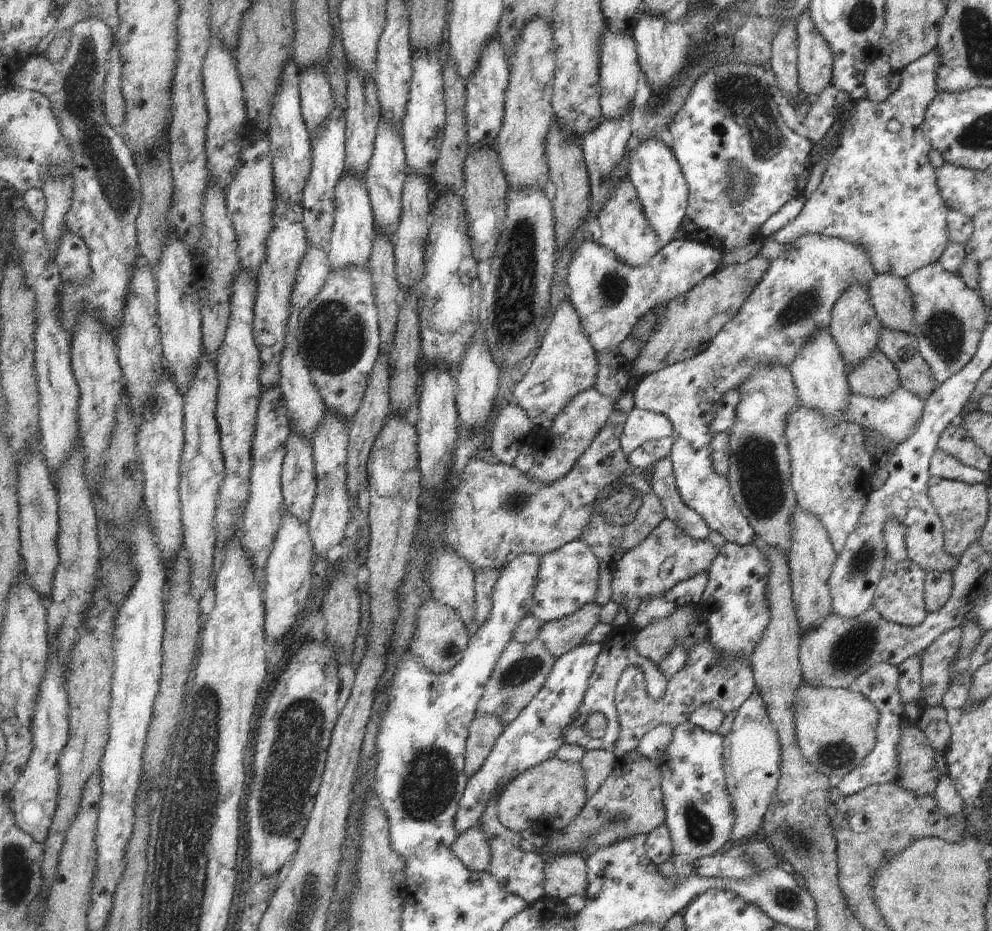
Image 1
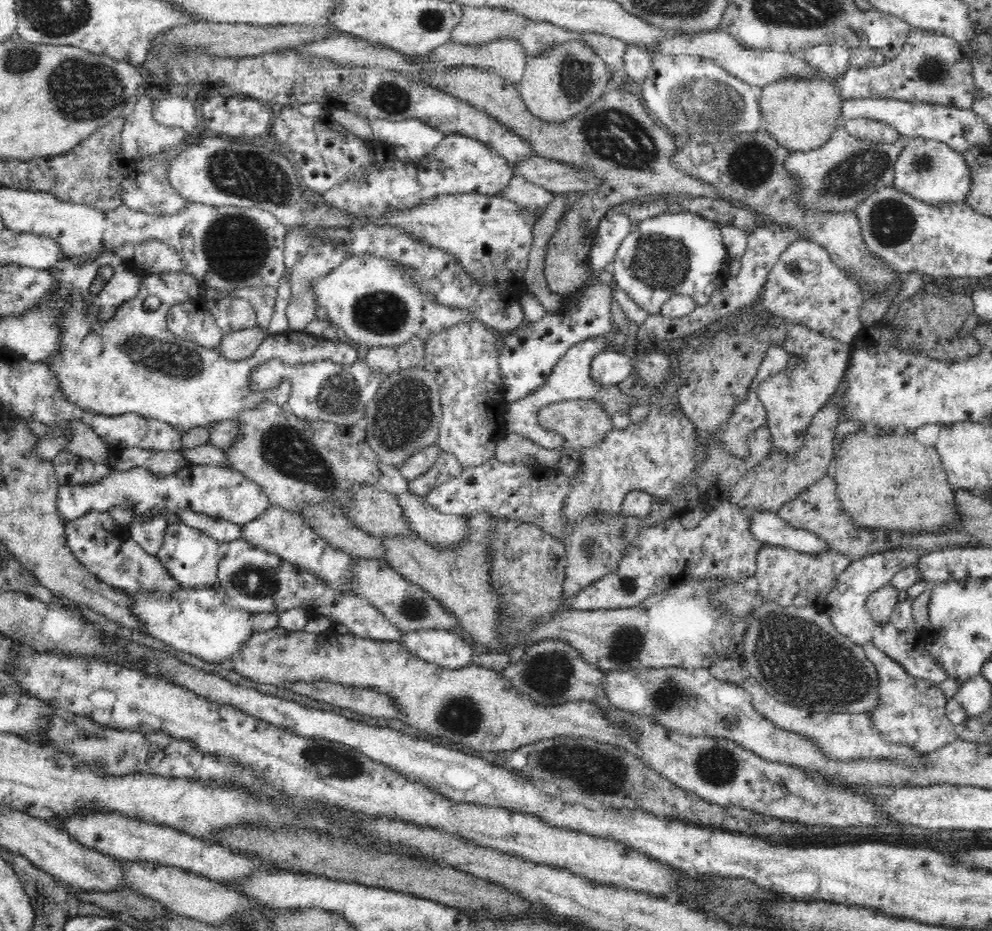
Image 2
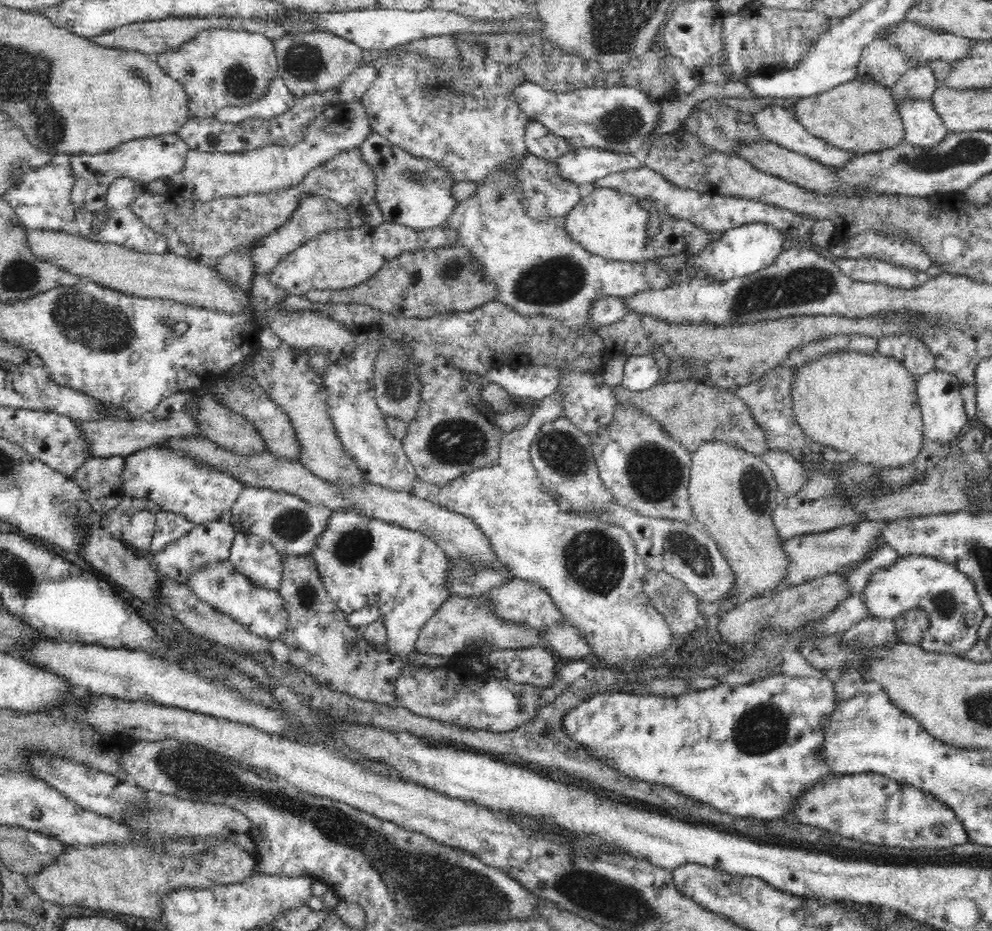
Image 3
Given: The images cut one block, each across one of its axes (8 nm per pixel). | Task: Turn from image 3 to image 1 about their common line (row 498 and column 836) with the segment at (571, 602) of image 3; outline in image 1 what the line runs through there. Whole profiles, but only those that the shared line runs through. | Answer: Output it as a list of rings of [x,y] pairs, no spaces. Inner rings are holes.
[[[801,406],[787,415],[784,428],[790,458],[790,485],[796,504],[819,519],[837,555],[856,527],[871,491],[868,479],[874,465],[863,448],[863,432],[858,424],[833,423]]]

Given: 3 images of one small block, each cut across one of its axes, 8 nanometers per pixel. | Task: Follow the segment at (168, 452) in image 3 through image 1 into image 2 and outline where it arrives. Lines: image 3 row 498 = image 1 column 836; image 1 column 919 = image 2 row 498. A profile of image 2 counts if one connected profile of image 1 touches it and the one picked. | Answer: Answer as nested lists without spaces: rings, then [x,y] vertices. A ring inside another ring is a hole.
[[[194,464],[186,466],[179,474],[168,474],[168,476],[152,474],[145,468],[116,471],[98,484],[60,486],[56,499],[57,513],[63,524],[74,522],[85,514],[107,511],[112,506],[122,503],[132,505],[138,514],[159,508],[168,508],[174,512],[178,509],[190,509],[237,525],[252,522],[270,506],[268,497],[260,486],[248,480],[236,469]]]

